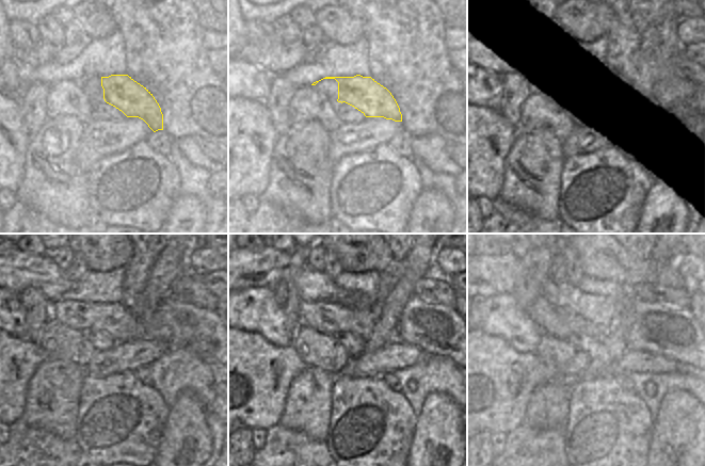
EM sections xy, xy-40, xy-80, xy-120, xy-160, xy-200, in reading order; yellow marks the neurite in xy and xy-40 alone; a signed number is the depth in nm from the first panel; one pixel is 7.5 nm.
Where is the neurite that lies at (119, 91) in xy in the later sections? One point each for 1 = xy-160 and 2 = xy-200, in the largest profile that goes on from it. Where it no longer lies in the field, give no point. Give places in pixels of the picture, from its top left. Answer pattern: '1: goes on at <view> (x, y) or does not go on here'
1: goes on at xy-160 (325, 317)
2: goes on at xy-200 (551, 316)

